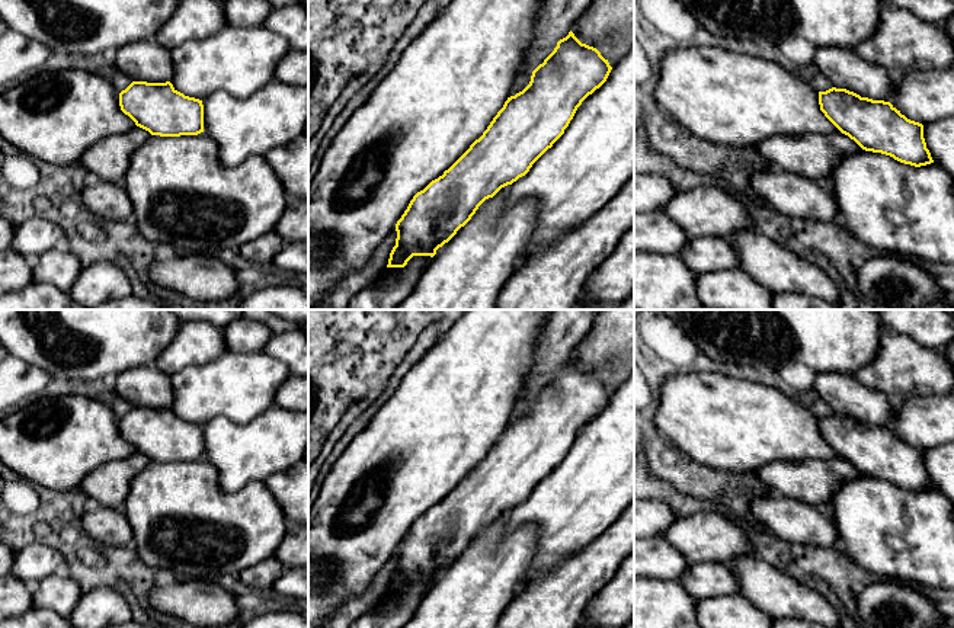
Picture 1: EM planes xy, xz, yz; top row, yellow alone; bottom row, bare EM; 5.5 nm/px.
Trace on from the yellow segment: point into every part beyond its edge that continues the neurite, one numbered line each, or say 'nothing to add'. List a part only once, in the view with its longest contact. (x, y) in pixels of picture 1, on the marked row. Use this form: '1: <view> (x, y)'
nothing to add

